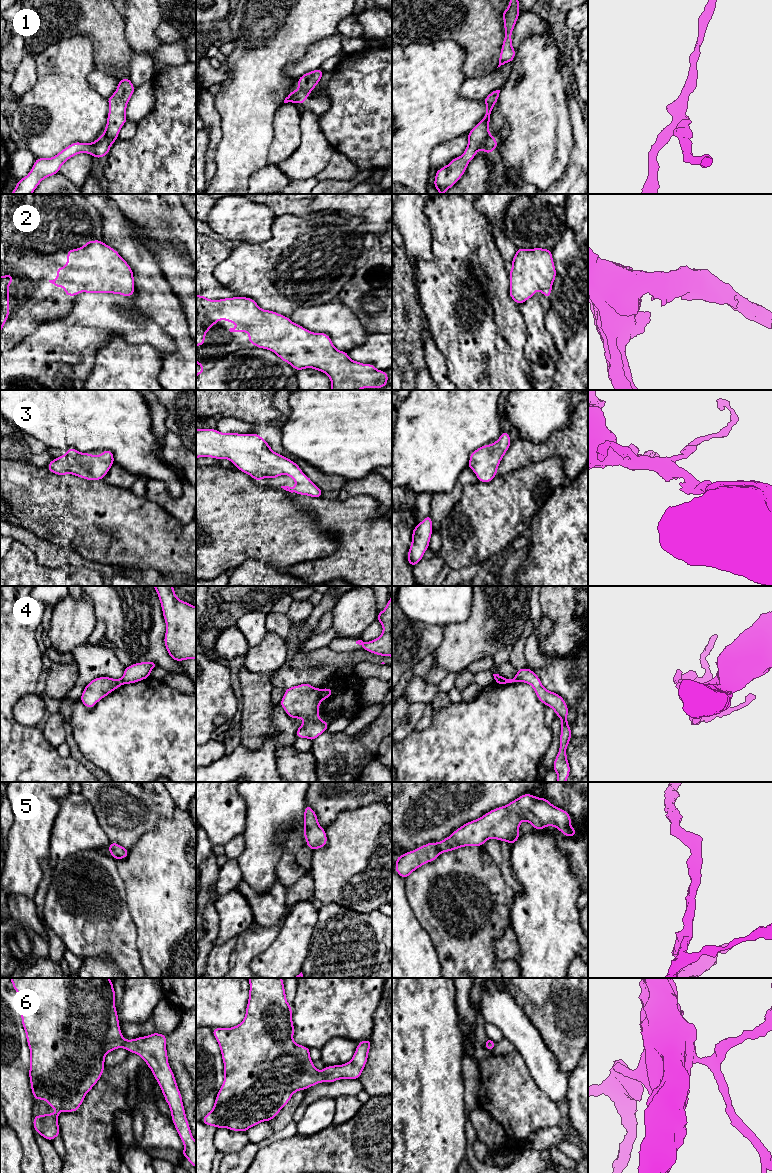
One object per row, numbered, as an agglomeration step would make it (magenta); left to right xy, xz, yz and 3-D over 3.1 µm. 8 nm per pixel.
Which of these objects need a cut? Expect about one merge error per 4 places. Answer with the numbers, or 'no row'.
1, 4

